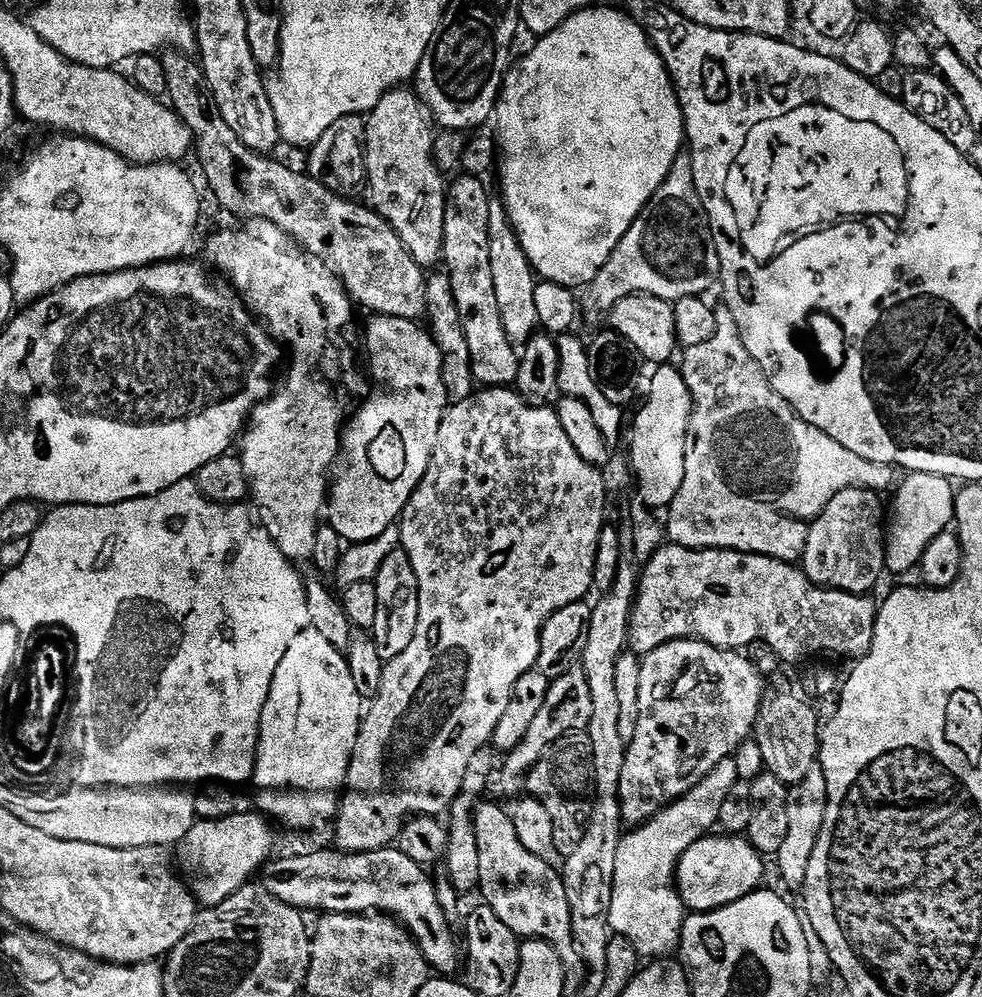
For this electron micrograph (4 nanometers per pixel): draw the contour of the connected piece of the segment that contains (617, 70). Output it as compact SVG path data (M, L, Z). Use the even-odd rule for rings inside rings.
M593 6L582 8L569 20L562 22L550 34L539 37L536 45L517 59L514 66L509 67L504 78L504 87L500 89L500 100L496 104L494 124L500 127L498 135L498 173L500 172L500 192L504 208L508 212L510 222L518 234L518 242L522 242L522 250L526 250L526 258L530 258L532 268L541 281L560 284L564 288L578 288L591 285L592 280L606 266L606 262L614 254L618 242L630 230L630 226L642 214L642 210L654 198L656 191L666 182L674 162L682 154L686 144L684 115L678 102L676 88L672 85L670 74L657 54L656 47L644 33L644 27L636 23L627 11L619 12L616 8L599 8Z

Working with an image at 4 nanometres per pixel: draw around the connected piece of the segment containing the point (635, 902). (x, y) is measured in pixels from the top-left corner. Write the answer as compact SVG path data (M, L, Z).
M732 758L722 761L681 800L661 808L651 820L629 831L629 836L621 835L618 858L614 858L614 898L610 898L608 926L615 935L634 942L634 950L642 958L655 962L675 957L680 951L686 909L675 889L676 867L694 842L719 825L722 802L741 779L736 762Z

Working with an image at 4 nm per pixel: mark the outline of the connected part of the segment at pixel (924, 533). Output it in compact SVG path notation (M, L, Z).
M913 472L903 477L896 501L890 504L890 519L886 524L884 566L889 573L901 574L919 565L922 554L944 532L949 531L956 515L956 493L947 476Z

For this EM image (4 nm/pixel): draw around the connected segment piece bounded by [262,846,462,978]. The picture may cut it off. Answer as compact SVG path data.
M389 846L379 848L373 852L308 852L305 856L288 856L285 860L273 859L267 865L263 873L262 887L278 902L286 902L286 906L294 906L311 914L327 914L337 912L347 916L359 916L361 914L383 914L389 918L395 918L407 928L412 939L415 940L417 948L429 969L433 973L444 978L452 978L462 968L462 944L456 941L452 933L453 925L446 918L442 906L438 906L438 894L431 875L427 876L425 869L414 858L406 858L399 847Z

